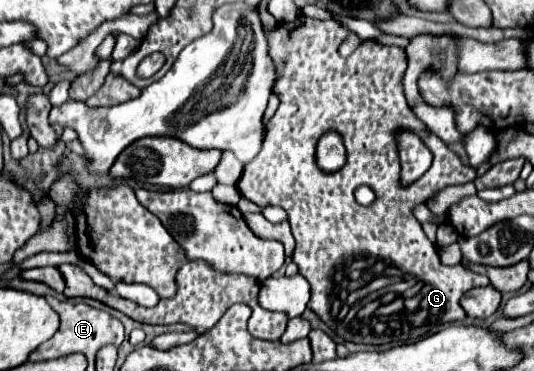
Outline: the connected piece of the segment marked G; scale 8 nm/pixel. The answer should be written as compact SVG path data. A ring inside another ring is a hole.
M301 17L297 27L285 27L287 23L275 25L273 29L263 29L269 43L269 55L277 69L273 93L279 97L279 109L267 125L267 135L263 139L261 153L244 167L239 189L243 197L257 203L259 207L279 205L287 211L293 237L297 237L293 261L297 263L299 273L311 285L309 309L315 311L319 319L327 323L345 341L369 345L383 345L391 341L415 341L431 333L439 325L463 321L467 315L459 305L461 295L473 287L489 285L489 279L485 275L473 273L461 263L445 265L439 257L437 245L427 239L427 235L421 229L421 223L413 217L411 209L417 203L425 203L427 197L431 197L431 193L439 191L445 185L473 181L477 177L477 169L471 165L463 165L461 159L435 133L429 133L425 129L423 121L413 117L413 111L405 101L401 85L407 69L407 57L401 47L381 45L373 39L367 39L355 49L353 55L341 57L341 41L345 41L345 37L349 37L351 31L339 21ZM401 127L419 133L433 153L433 165L409 187L401 187L397 183L400 161L395 133ZM327 129L339 131L347 147L347 163L337 173L323 173L315 163L317 139ZM359 185L369 185L377 193L377 201L373 205L363 207L353 199L353 191ZM361 275L371 279L371 309L365 301L351 301L351 287L361 287L359 283L351 281L363 281ZM341 307L347 311L355 311L355 317L341 315Z

